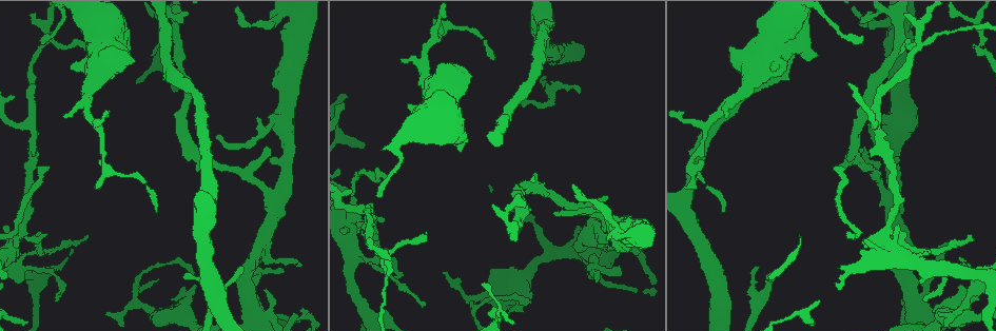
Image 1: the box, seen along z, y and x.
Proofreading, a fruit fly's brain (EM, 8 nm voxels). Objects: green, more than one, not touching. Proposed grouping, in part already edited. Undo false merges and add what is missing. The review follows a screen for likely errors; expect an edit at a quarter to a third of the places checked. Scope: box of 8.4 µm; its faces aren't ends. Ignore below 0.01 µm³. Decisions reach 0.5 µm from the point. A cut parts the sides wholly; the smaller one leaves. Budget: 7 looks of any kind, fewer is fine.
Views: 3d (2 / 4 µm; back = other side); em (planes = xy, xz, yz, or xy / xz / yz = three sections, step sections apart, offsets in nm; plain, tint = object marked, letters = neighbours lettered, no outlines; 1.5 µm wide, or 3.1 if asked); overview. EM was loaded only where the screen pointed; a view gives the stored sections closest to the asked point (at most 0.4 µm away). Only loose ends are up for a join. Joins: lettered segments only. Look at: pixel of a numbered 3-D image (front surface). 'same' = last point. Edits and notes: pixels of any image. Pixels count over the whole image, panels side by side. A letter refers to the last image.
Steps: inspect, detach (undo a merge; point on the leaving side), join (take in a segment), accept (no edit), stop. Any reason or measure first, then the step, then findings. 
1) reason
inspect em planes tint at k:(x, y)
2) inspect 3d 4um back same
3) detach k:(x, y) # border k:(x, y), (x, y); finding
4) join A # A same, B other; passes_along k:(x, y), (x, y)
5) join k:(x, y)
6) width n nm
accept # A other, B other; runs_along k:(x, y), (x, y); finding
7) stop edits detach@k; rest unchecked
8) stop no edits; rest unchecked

sudden change in width
inspect em yz step 8 letters at 1:(888, 246)

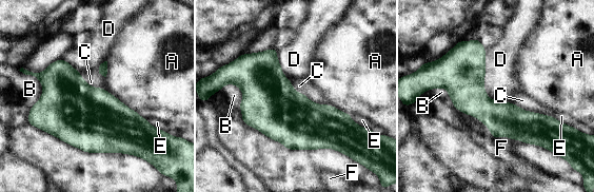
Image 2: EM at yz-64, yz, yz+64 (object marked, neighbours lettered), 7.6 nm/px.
longest_contact F 650 nm
accept # A other, B other, C other, D other, E other, F other; runs_along 2:(423, 85), (456, 81), (501, 118), (539, 119); all the same neuron

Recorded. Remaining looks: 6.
sudden change in width
inspect em planes letters at 1:(965, 304)

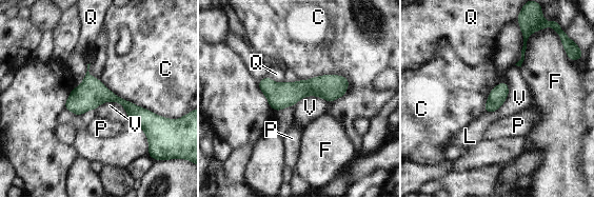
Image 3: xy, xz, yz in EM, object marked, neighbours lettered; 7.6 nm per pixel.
width 140 nm
accept # C other, F other, L other, P other, Q other, V other; runs_along 3:(66, 106), (113, 97), (156, 119); all the same neuron

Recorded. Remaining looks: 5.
stops while still wide
inspect 3d 4um at 1:(460, 149)

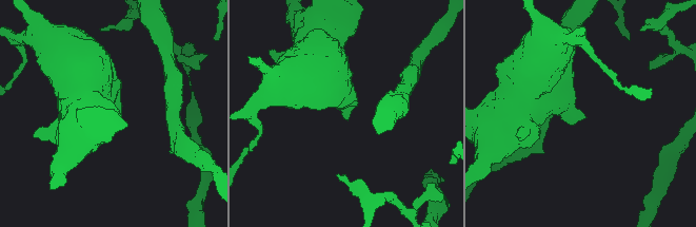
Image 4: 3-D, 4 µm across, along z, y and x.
need the tissue
inspect em yz step 4 letters at 4:(345, 115)

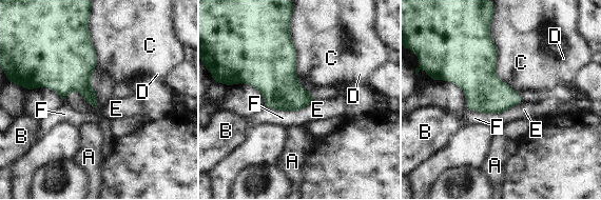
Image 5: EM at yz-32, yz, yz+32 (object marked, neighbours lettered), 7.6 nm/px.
inspect em planes letters same

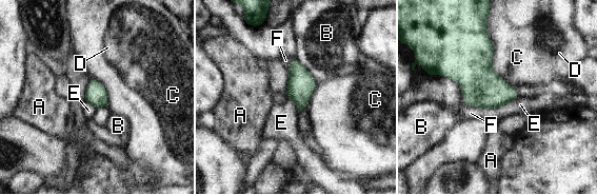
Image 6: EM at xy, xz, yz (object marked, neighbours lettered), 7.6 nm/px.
accept # A other, B other, C other, D other, E other, F other; border 6:(519, 96), (496, 110); no lettered segment goes on from it

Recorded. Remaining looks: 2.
stop no edits; rest unchecked

